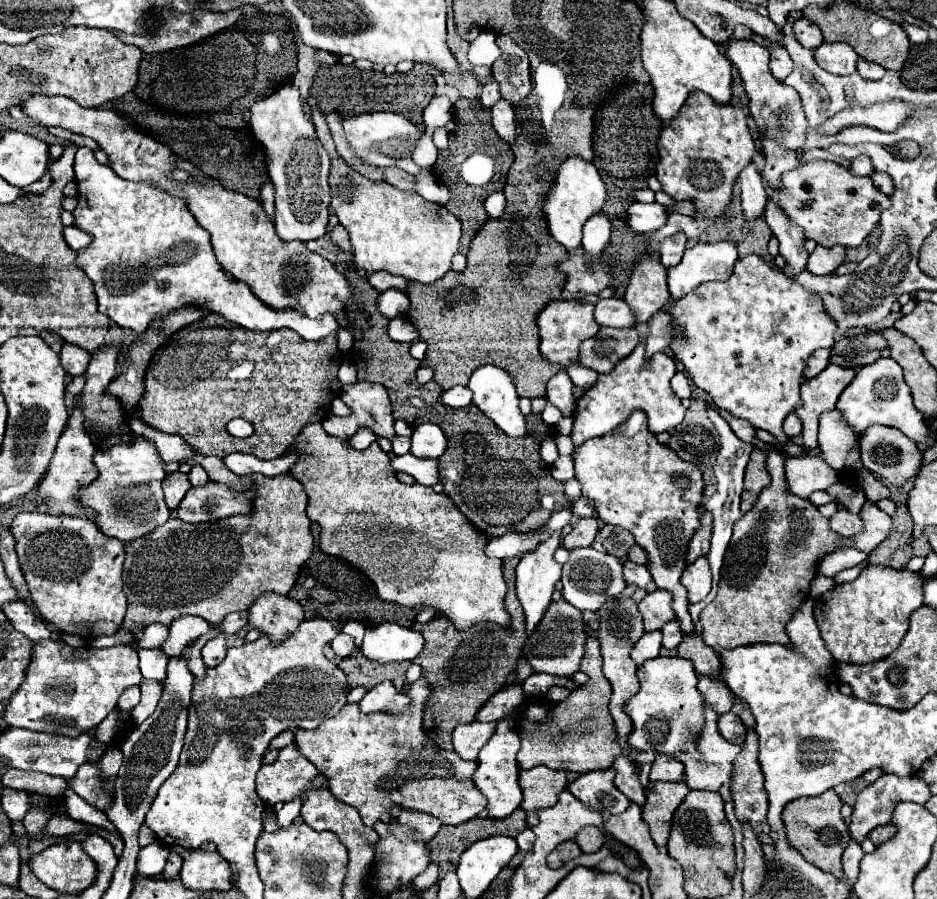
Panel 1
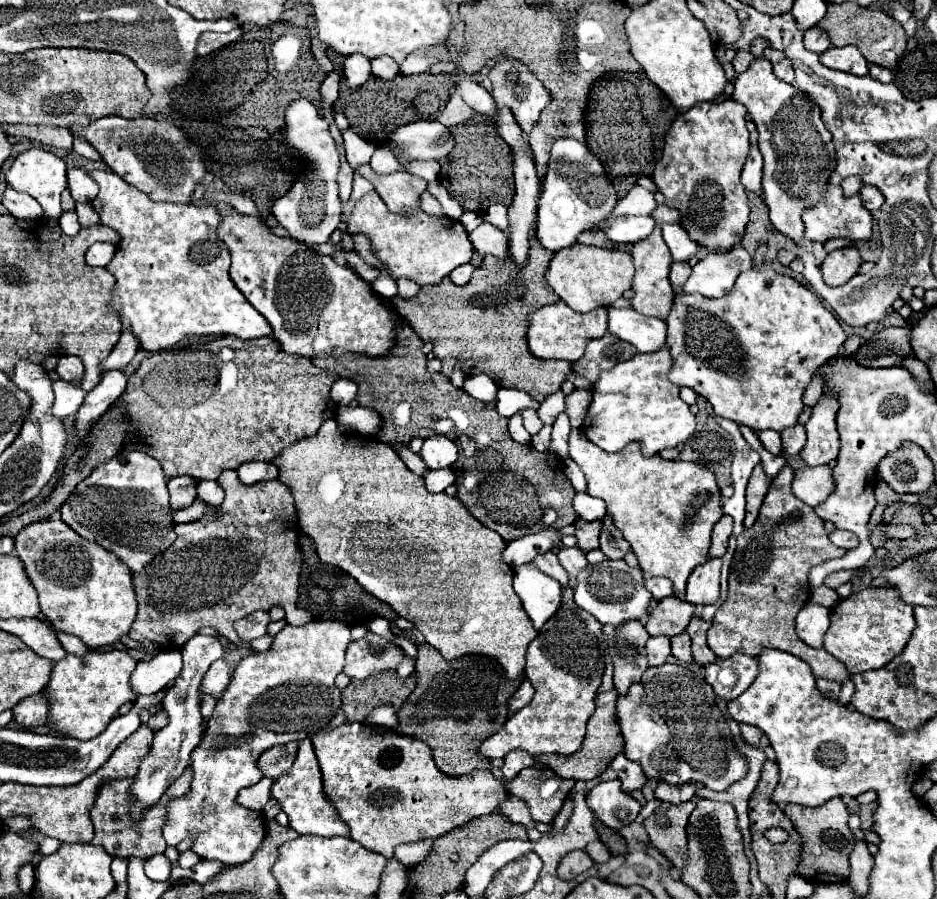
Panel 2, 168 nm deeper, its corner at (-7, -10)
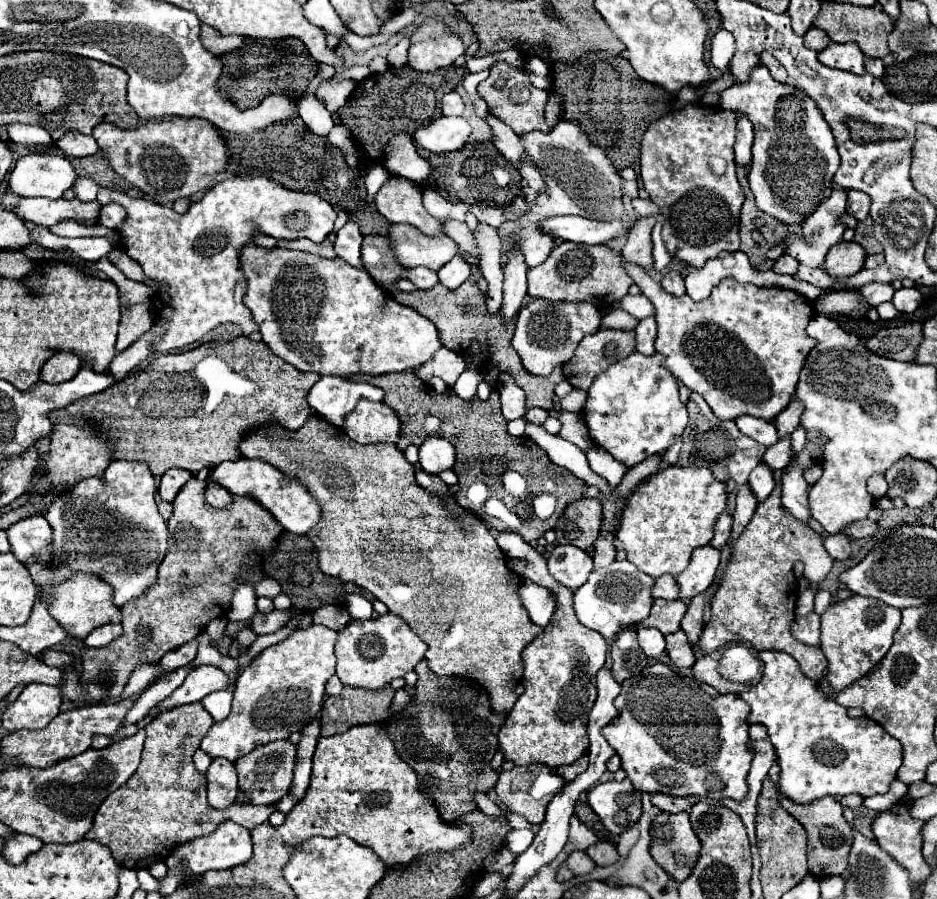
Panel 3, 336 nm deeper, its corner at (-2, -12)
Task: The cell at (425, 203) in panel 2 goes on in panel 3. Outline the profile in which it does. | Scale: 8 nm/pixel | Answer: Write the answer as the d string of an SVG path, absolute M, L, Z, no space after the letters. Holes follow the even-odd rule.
M443 219L443 229L445 229L445 235L449 235L459 245L459 253L469 253L469 255L479 259L479 249L475 245L475 235L465 223L453 221L453 219Z

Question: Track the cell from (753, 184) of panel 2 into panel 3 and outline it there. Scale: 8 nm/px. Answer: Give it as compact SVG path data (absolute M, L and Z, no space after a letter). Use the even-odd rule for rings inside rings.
M741 115L737 119L737 139L735 139L735 161L743 167L751 163L751 145L753 145L753 125L751 121Z

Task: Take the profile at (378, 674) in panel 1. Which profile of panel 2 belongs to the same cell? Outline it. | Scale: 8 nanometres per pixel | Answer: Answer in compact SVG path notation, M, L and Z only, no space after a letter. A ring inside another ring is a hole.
M392 669L382 671L378 675L370 675L364 681L352 679L350 685L342 689L342 709L348 721L364 723L366 715L374 707L382 703L392 703L398 709L412 691L414 691L412 677L402 679Z

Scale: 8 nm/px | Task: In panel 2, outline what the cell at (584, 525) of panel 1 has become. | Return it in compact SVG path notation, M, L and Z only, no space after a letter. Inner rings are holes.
M578 519L574 523L576 527L576 539L578 539L578 547L586 553L590 549L598 549L598 537L600 537L600 521L584 521L584 519Z

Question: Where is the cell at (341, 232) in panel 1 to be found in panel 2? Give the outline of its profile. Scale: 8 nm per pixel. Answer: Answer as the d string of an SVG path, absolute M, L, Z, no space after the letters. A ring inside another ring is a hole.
M352 235L352 241L354 241L354 251L368 263L368 265L372 265L372 267L380 267L380 269L384 269L384 265L374 257L374 253L372 253L372 247L370 247L370 241L368 241L368 237L364 237L364 235Z

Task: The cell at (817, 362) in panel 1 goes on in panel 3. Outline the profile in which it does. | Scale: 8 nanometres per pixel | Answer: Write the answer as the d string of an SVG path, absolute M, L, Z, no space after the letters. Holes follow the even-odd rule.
M791 401L777 417L775 417L775 427L779 433L779 439L783 439L785 435L791 435L797 427L799 427L799 417L803 413L803 407L799 405L799 401Z

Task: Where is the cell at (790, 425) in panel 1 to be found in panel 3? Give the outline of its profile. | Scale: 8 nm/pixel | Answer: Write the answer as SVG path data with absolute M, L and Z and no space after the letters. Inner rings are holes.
M783 437L783 441L777 441L775 445L771 445L763 455L763 463L771 471L783 471L789 459L791 459L791 439L789 437Z

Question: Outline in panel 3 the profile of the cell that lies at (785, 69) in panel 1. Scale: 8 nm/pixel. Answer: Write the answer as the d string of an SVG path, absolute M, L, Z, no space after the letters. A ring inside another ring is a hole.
M763 51L763 53L759 55L759 59L761 59L761 65L765 65L765 67L771 71L773 79L777 79L777 81L781 81L781 83L787 81L787 71L783 69L783 65L781 65L781 63L771 55L771 53Z

